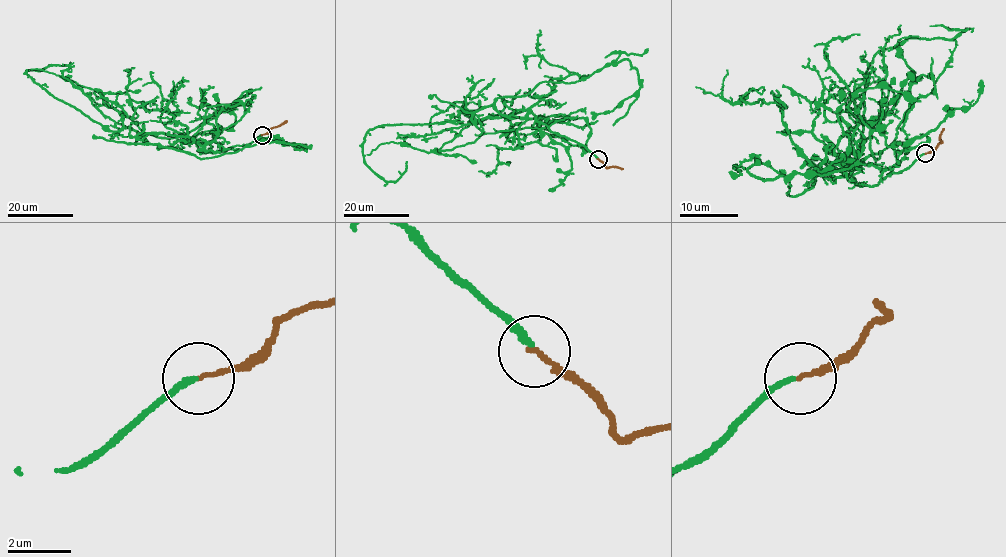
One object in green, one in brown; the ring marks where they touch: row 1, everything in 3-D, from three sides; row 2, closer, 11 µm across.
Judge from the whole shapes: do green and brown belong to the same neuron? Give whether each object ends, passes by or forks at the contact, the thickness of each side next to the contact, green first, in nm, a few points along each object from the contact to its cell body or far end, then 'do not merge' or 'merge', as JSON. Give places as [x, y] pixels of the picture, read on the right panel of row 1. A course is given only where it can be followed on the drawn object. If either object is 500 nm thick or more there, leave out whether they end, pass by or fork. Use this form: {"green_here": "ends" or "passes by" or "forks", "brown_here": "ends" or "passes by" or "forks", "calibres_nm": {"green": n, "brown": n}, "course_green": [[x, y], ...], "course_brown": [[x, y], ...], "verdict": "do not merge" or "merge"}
{"green_here": "ends", "brown_here": "ends", "calibres_nm": {"green": 170, "brown": 140}, "course_green": [[925, 154], [872, 186], [847, 179], [852, 163], [824, 170], [791, 196], [771, 166], [747, 170], [843, 164]], "course_brown": [[925, 154], [941, 142], [943, 129]], "verdict": "merge"}

